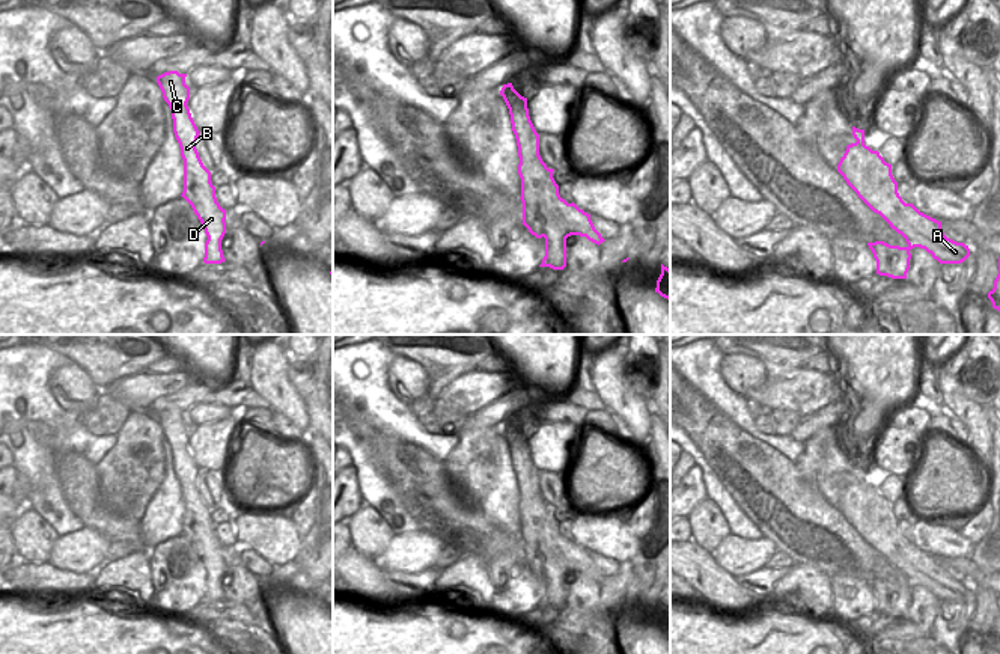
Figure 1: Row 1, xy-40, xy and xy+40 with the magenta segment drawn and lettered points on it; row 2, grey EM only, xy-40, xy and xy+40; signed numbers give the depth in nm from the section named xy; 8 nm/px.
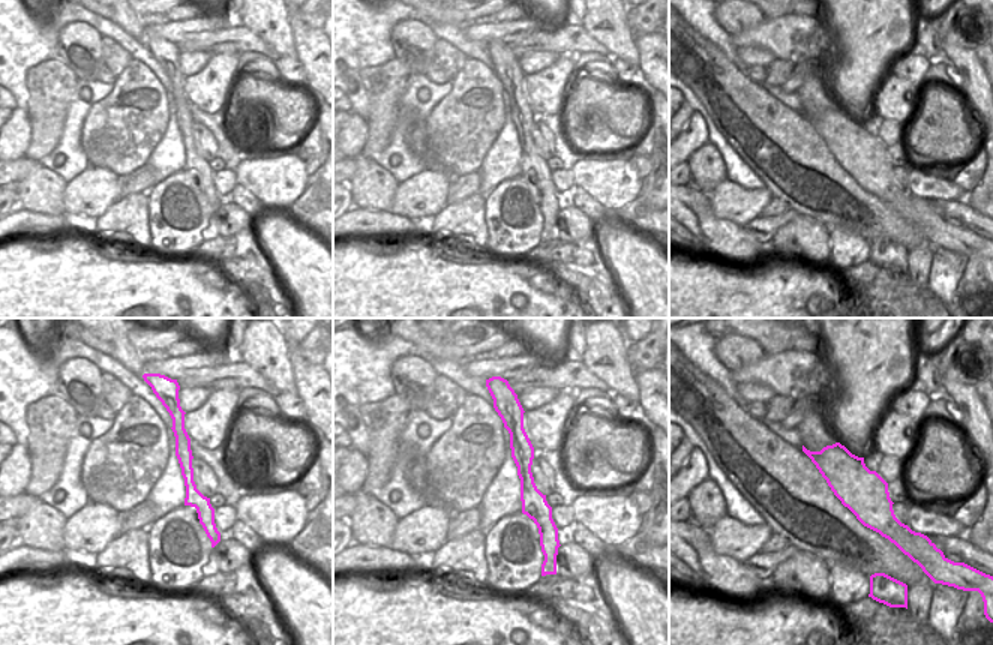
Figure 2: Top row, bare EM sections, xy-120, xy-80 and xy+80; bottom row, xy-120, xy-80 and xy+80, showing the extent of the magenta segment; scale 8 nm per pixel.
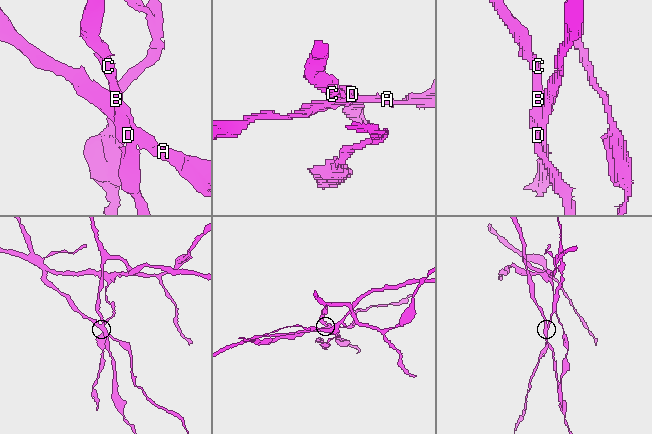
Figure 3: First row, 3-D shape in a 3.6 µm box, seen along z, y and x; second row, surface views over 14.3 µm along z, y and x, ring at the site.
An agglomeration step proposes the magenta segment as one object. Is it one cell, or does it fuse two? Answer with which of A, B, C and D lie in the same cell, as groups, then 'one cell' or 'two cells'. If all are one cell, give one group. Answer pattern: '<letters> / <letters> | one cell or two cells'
A / B C D | two cells

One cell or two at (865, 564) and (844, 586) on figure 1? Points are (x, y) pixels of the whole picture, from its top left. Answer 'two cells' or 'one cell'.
two cells

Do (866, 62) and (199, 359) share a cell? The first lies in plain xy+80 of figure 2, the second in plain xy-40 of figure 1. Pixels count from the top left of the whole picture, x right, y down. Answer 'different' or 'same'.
same

